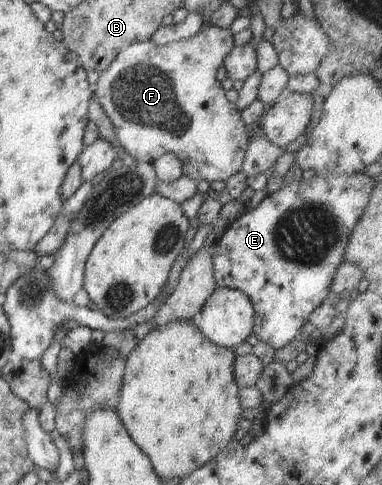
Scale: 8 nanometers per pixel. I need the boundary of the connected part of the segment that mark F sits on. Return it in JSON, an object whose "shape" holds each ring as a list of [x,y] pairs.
{"shape":[[[205,25],[201,32],[197,32],[195,36],[190,38],[185,38],[182,40],[177,40],[176,42],[171,42],[167,45],[155,44],[153,40],[137,42],[133,45],[129,45],[127,49],[119,52],[119,55],[113,63],[104,72],[100,73],[99,81],[96,83],[94,94],[97,96],[95,100],[99,102],[99,106],[103,108],[106,116],[109,116],[111,120],[111,125],[113,126],[115,136],[118,140],[120,146],[127,152],[130,156],[133,156],[137,161],[144,161],[153,163],[157,158],[163,156],[163,154],[170,153],[181,161],[184,168],[184,175],[189,176],[198,185],[202,181],[207,182],[226,182],[235,176],[240,171],[242,171],[242,165],[244,162],[244,157],[247,152],[247,148],[250,142],[250,137],[247,134],[245,125],[242,122],[240,111],[237,109],[234,103],[229,103],[226,100],[225,91],[222,88],[222,84],[217,80],[216,73],[219,70],[219,66],[224,65],[225,56],[233,50],[234,35],[231,30],[219,28],[217,26]]]}

